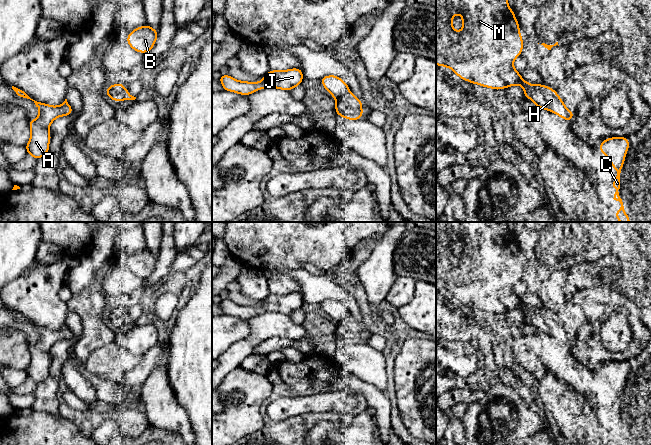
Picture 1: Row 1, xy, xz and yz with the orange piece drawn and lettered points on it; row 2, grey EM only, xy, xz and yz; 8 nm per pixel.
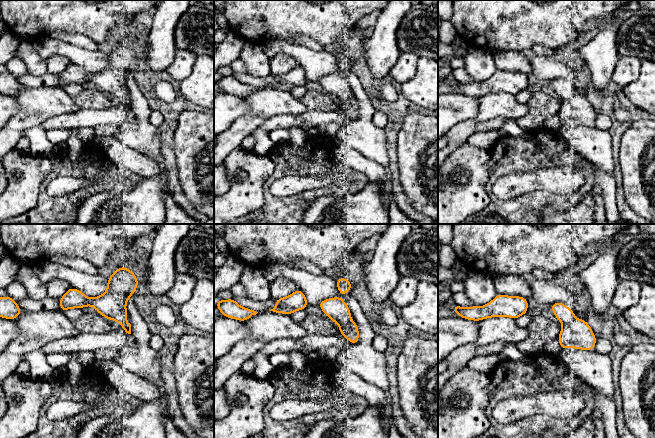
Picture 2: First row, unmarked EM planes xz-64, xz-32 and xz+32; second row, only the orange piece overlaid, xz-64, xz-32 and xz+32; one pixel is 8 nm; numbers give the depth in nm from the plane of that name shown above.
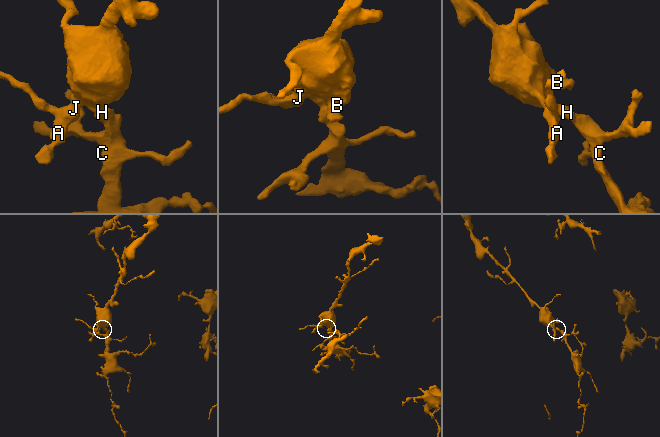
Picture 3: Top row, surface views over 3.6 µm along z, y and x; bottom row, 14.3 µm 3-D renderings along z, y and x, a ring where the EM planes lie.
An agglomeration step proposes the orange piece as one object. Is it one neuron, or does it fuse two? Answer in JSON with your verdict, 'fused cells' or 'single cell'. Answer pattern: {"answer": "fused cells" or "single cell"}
{"answer": "single cell"}

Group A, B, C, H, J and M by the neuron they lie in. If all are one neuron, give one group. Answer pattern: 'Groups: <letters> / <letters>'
Groups: A B C H J M

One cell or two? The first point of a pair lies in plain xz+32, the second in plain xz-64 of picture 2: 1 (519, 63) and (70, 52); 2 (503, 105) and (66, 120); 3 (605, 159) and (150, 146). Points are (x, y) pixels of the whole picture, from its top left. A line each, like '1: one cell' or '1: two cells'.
1: two cells
2: two cells
3: one cell

